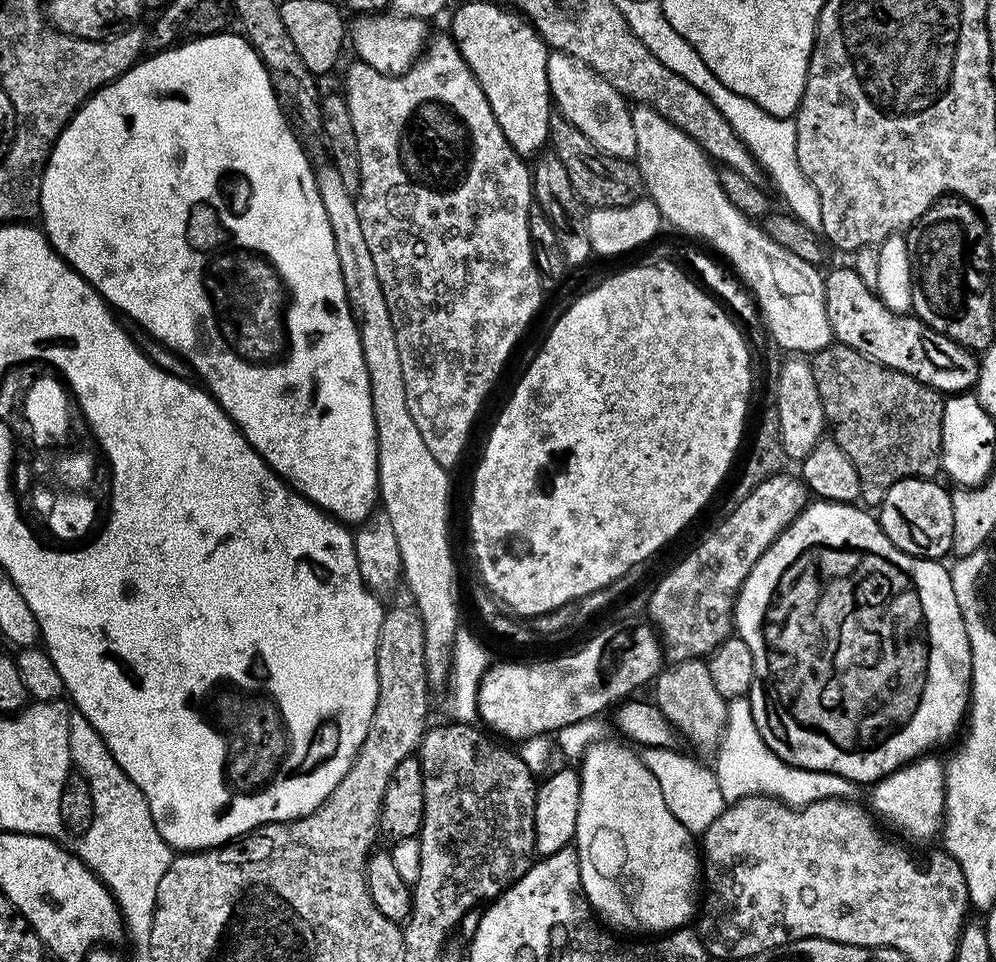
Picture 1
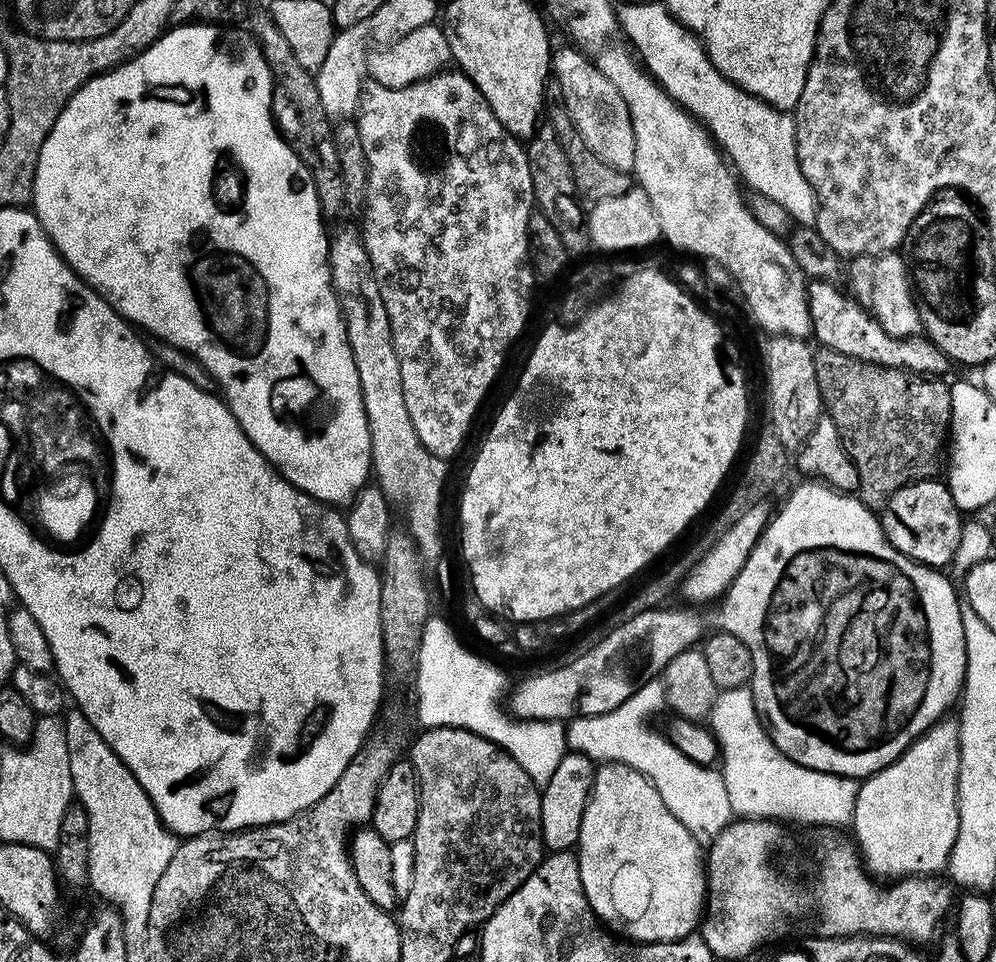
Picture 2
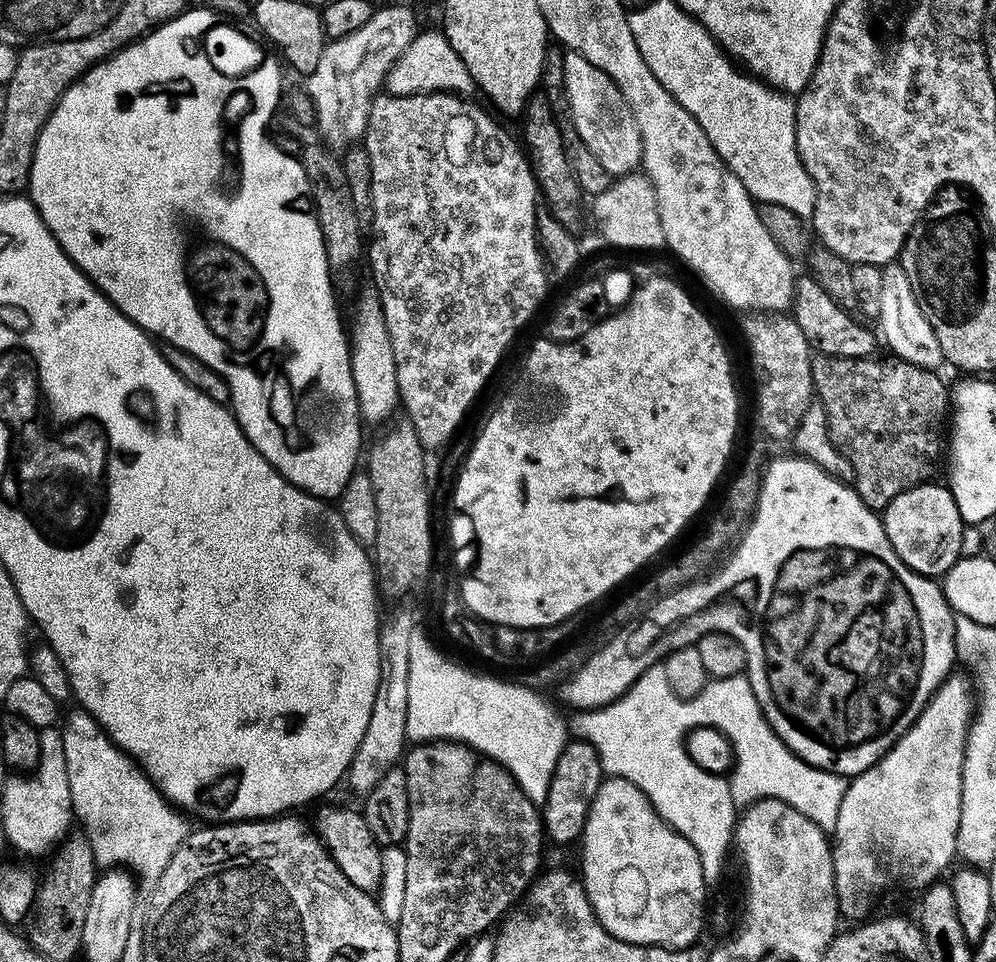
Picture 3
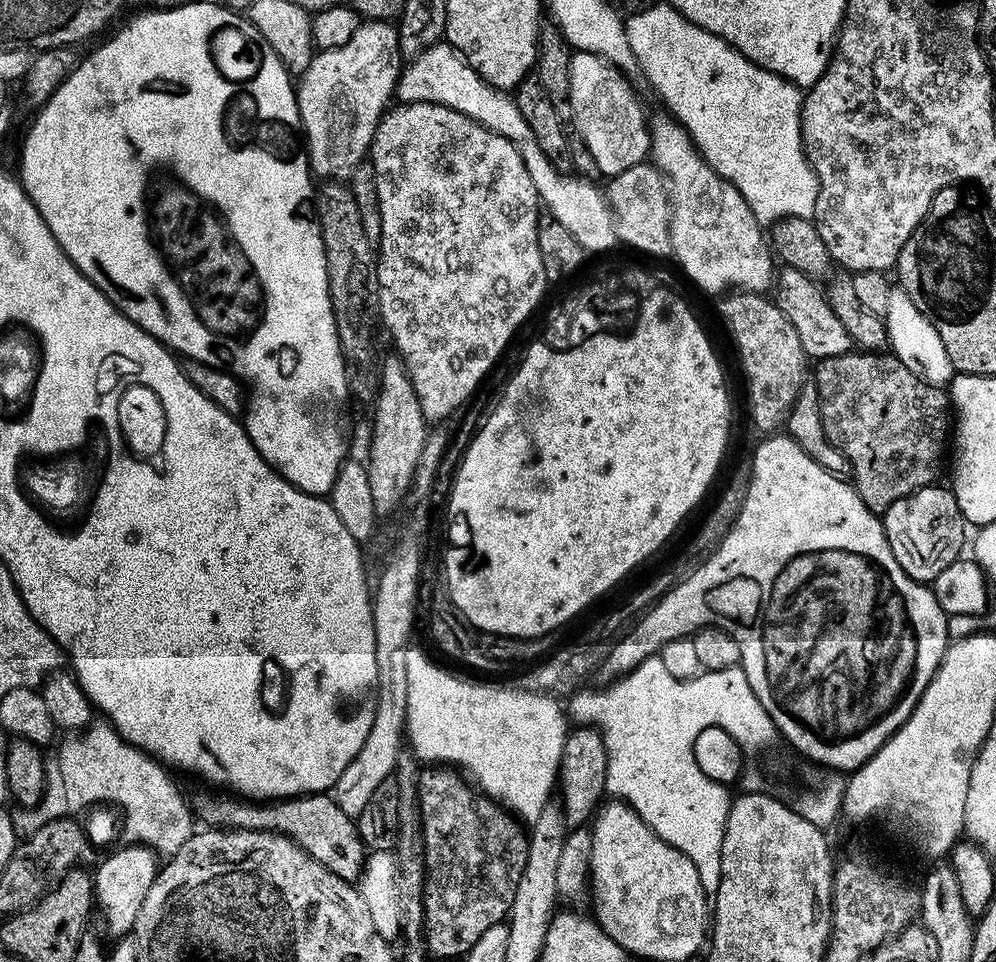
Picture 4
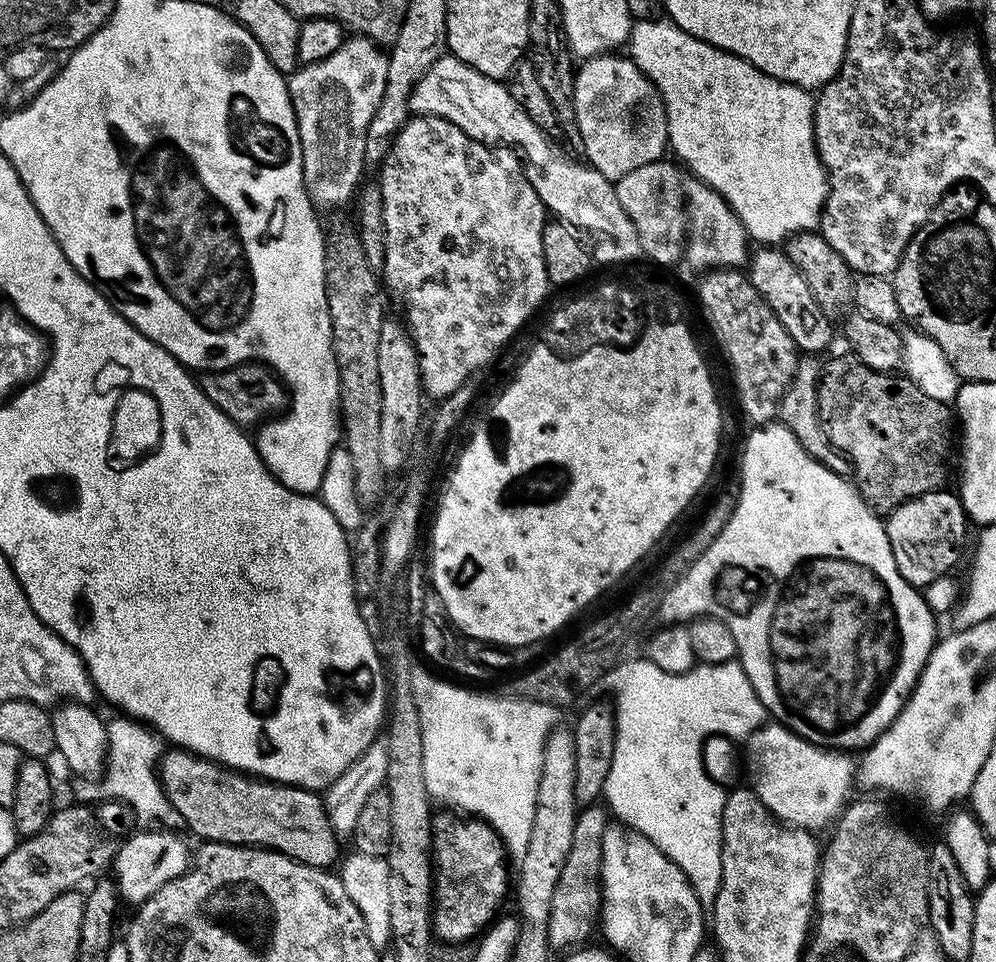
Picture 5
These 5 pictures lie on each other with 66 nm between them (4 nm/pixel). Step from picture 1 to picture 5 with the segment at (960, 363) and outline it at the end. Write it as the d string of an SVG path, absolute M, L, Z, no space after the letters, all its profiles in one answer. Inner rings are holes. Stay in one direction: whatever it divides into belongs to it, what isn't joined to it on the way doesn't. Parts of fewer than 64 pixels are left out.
M776 246L757 247L751 253L750 267L746 275L754 290L762 294L766 306L774 310L774 318L778 318L778 322L786 326L786 334L790 334L801 353L821 354L820 352L831 346L833 317L827 316L822 306L818 306L814 294L810 294L810 286L806 286L806 278L798 274L798 266L790 262L783 250Z

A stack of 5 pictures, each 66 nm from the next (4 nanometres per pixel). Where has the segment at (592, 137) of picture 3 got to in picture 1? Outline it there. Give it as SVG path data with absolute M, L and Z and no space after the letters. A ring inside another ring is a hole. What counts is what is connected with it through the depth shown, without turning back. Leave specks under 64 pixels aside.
M554 51L548 53L546 74L548 75L548 91L552 94L559 115L565 116L574 126L578 126L578 130L582 130L582 134L586 138L590 138L590 142L594 142L594 146L598 146L602 152L616 156L619 160L632 160L635 157L636 139L634 138L632 108L629 101L621 96L618 90L614 90L614 86L610 86L610 82L606 82L606 78L602 78L594 70L590 70L590 66L578 62L578 58Z

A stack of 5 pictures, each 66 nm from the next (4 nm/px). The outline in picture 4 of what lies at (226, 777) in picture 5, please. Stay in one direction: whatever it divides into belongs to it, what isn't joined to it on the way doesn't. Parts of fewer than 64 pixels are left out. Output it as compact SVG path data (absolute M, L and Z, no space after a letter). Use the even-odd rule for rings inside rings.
M200 792L194 800L194 812L197 817L205 820L205 825L211 826L216 830L258 830L259 832L277 832L286 838L290 838L310 858L314 858L326 870L338 874L338 878L349 882L359 881L360 875L364 873L364 861L366 859L366 849L360 831L356 828L356 820L348 816L339 806L336 799L328 794L309 794L306 796L293 796L282 800L271 802L253 802L247 798L237 798L235 795L215 796L212 792Z

